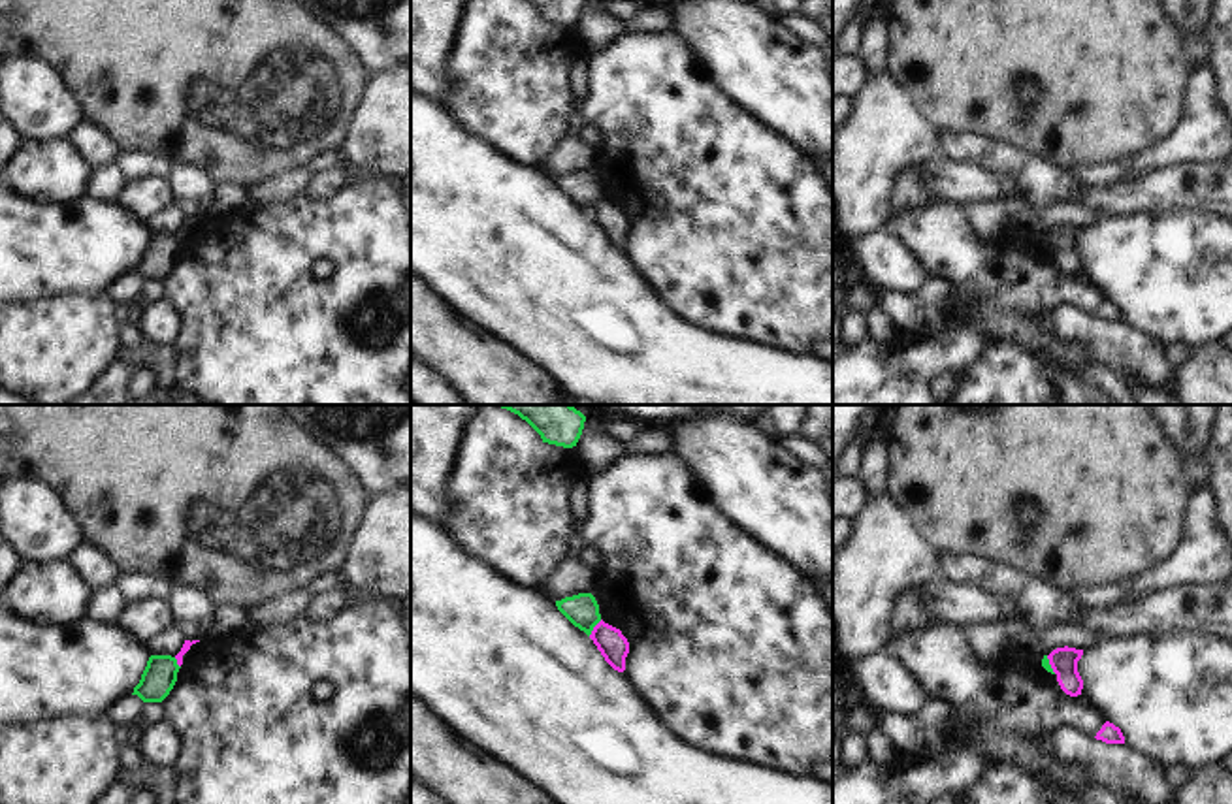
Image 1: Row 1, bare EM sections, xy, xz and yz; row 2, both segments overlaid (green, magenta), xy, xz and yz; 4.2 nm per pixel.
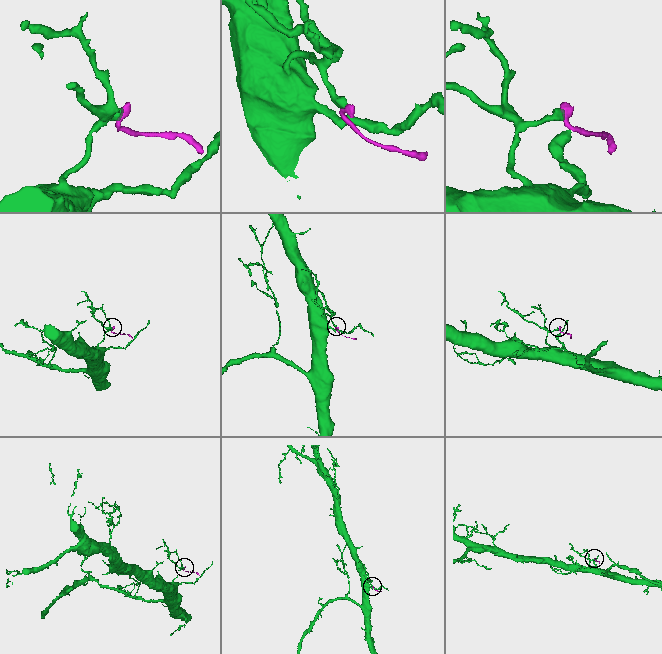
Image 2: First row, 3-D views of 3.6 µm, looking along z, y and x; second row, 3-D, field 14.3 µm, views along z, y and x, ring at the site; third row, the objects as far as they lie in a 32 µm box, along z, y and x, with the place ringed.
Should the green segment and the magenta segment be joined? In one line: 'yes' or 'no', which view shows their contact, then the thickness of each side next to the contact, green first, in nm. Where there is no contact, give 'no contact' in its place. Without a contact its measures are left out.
no | xz | 140/120 nm

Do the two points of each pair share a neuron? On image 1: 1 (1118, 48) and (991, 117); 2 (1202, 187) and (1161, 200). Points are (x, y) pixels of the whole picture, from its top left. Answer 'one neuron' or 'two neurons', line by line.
1: one neuron
2: one neuron

